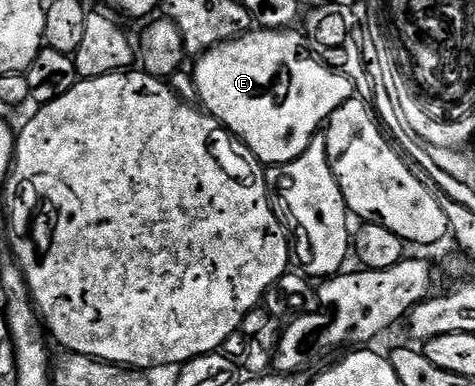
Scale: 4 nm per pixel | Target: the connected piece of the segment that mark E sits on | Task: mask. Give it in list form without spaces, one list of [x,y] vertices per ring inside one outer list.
[[[260,27],[258,30],[244,32],[243,35],[237,36],[233,40],[226,40],[223,44],[218,44],[215,48],[211,48],[194,61],[195,76],[193,72],[193,83],[197,86],[197,94],[199,95],[198,103],[202,105],[208,116],[212,116],[214,120],[219,121],[219,123],[239,141],[240,145],[246,148],[247,151],[259,161],[260,165],[263,166],[268,166],[267,164],[282,166],[296,160],[299,155],[307,149],[311,139],[320,135],[321,129],[326,125],[327,121],[331,119],[331,115],[334,114],[346,100],[350,100],[356,95],[355,81],[327,67],[327,65],[319,59],[318,55],[313,54],[306,35],[304,35],[302,31],[295,31],[296,30]]]

